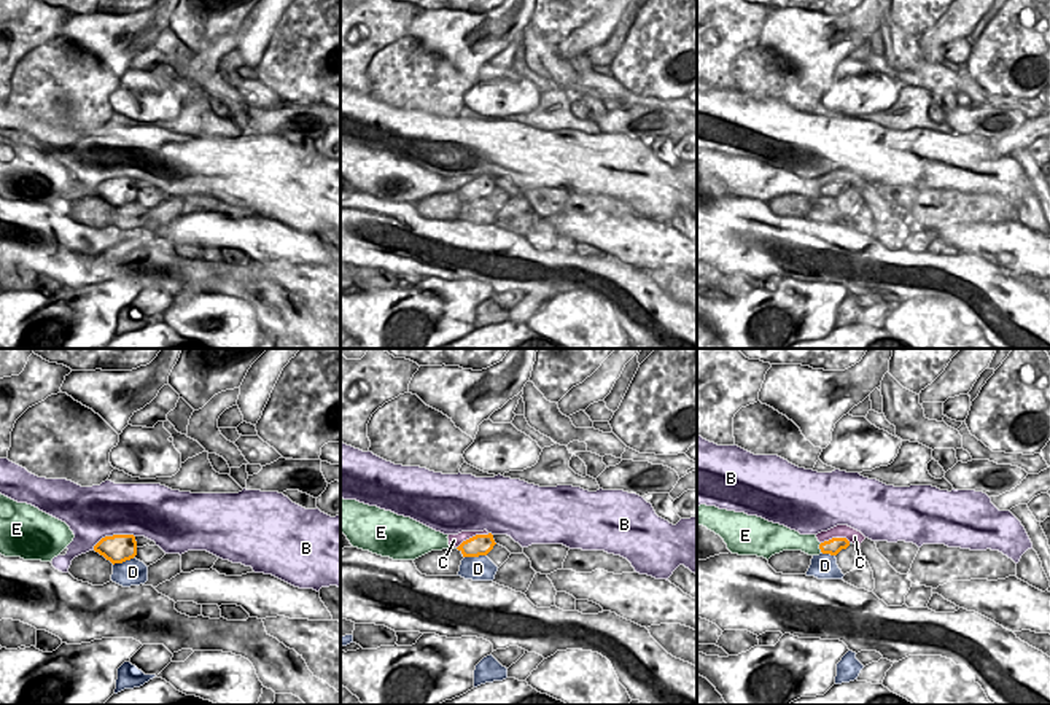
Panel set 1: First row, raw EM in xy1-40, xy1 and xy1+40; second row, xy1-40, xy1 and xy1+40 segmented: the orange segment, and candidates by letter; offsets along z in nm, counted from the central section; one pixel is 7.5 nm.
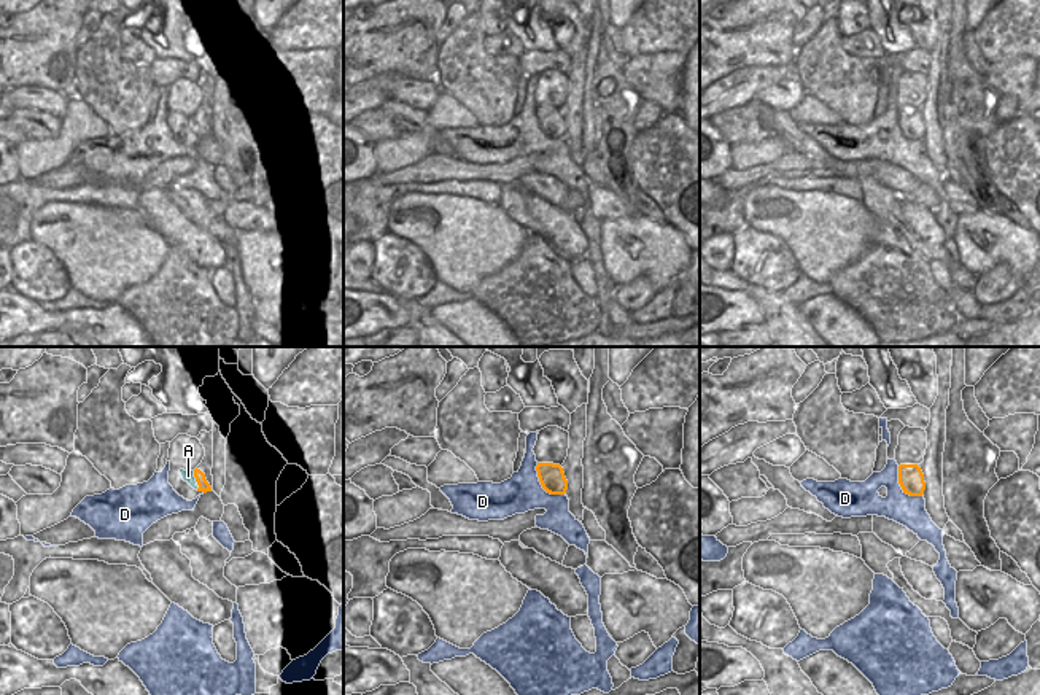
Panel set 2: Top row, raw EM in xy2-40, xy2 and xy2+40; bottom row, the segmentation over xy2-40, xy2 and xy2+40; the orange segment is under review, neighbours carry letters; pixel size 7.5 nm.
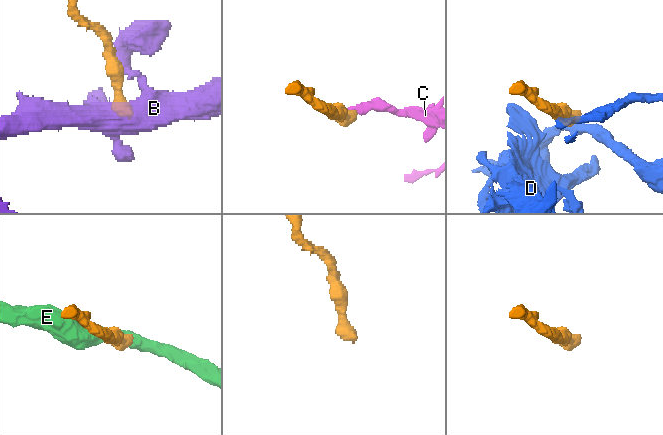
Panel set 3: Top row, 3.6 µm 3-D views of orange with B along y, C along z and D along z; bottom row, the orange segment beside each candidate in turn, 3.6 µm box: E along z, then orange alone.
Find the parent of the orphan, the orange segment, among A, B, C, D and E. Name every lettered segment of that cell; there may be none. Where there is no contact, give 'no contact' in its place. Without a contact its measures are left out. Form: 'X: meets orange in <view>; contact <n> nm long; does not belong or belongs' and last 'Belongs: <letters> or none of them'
A: meets orange in xy2-40; contact 150 nm long; belongs
B: meets orange in xy1-40; contact 340 nm long; does not belong
C: meets orange in xy1; contact 280 nm long; does not belong
D: meets orange in xy2; contact 320 nm long; does not belong
E: meets orange in xy1+40; contact 70 nm long; does not belong
Belongs: A

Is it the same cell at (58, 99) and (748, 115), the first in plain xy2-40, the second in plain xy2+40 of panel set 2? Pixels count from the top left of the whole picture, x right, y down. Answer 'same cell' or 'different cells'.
different cells

